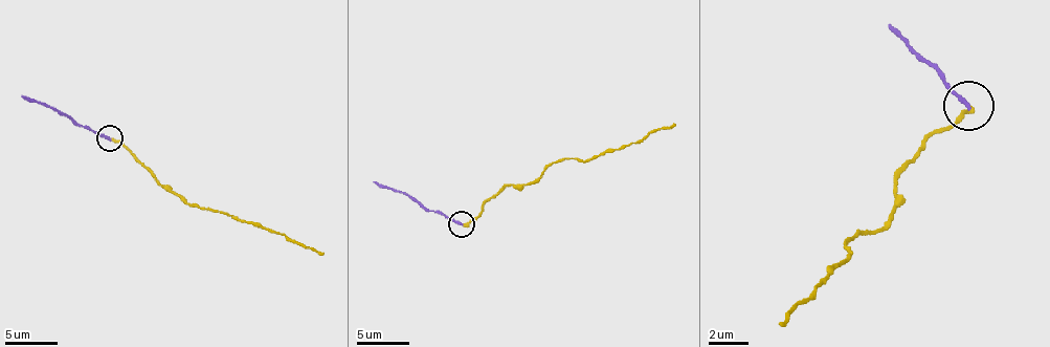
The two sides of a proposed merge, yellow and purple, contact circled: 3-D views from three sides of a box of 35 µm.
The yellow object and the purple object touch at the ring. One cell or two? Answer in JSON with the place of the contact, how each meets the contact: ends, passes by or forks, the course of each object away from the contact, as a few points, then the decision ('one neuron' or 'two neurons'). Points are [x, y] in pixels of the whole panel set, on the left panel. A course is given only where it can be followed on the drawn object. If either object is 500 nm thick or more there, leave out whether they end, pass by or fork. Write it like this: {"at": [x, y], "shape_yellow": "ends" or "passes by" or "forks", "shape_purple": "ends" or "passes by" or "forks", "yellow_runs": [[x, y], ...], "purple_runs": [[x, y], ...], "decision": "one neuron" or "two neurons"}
{"at": [109, 138], "shape_yellow": "ends", "shape_purple": "ends", "yellow_runs": [[110, 138], [120, 142], [152, 175], [201, 210], [227, 212], [324, 254]], "purple_runs": [[110, 138], [73, 123], [49, 105], [26, 100], [21, 94]], "decision": "two neurons"}

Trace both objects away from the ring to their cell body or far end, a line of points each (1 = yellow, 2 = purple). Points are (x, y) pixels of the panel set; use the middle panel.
1: (462, 223), (472, 220), (504, 187), (532, 183), (553, 163), (579, 157), (586, 160), (612, 152), (675, 124)
2: (462, 223), (425, 210), (401, 192), (378, 187), (373, 181)

